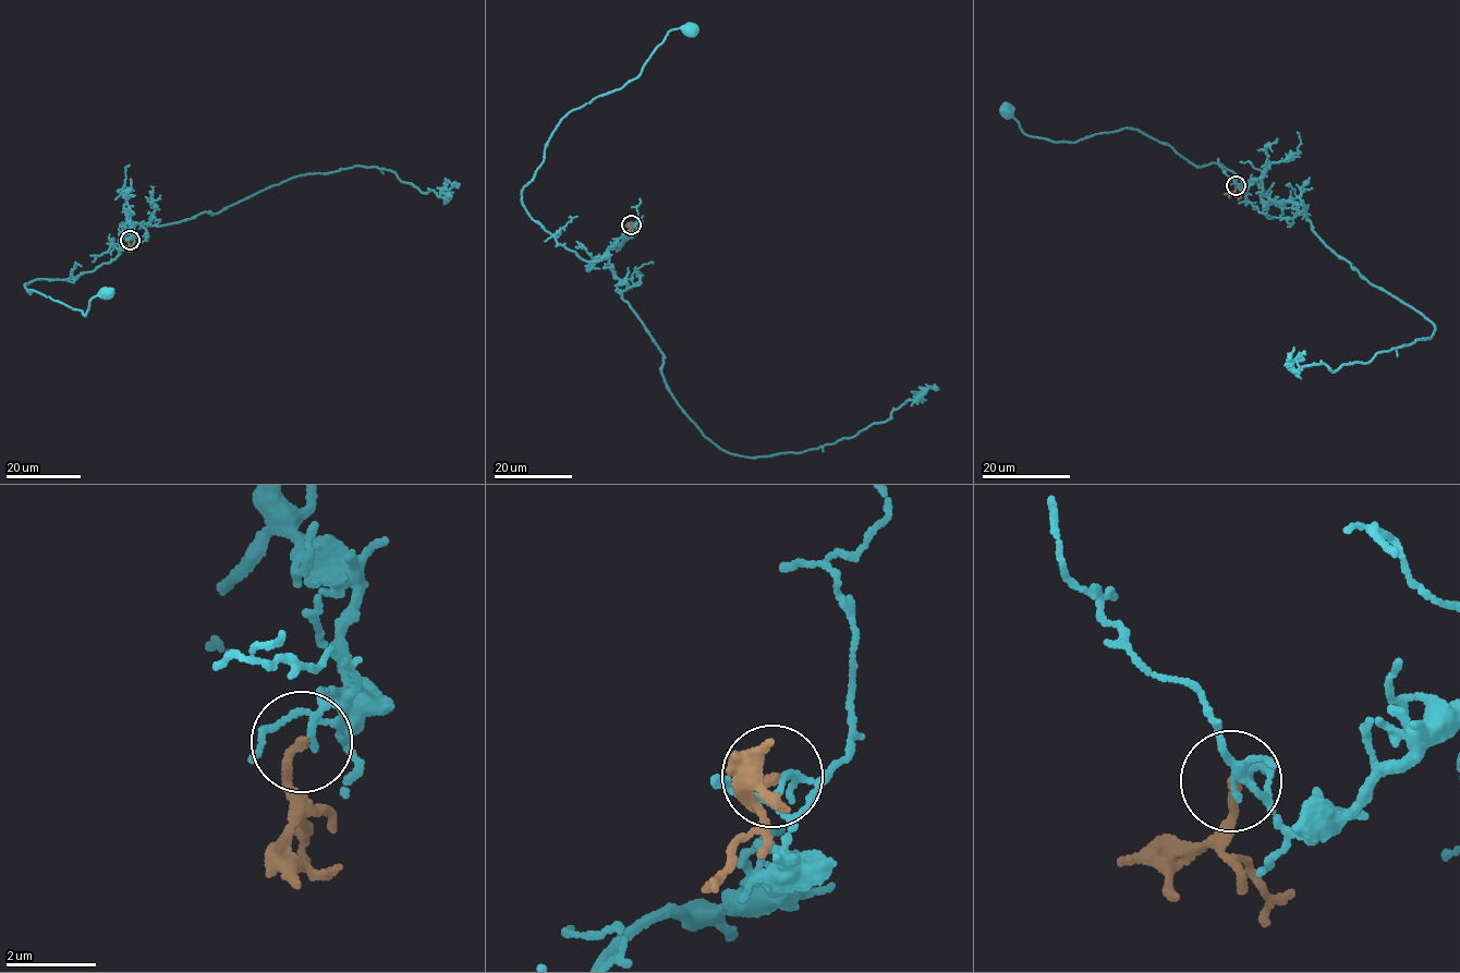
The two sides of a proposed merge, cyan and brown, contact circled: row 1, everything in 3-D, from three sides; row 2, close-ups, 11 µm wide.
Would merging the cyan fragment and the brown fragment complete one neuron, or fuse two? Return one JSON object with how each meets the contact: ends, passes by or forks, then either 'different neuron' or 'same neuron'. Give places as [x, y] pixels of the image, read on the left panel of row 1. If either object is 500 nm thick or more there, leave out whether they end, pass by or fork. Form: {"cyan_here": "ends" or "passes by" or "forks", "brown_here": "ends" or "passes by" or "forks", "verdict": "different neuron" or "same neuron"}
{"cyan_here": "passes by", "brown_here": "ends", "verdict": "different neuron"}

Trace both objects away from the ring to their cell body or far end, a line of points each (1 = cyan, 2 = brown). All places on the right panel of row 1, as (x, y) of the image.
1: (1236, 186), (1260, 178), (1267, 217), (1236, 173), (1194, 165), (1144, 133), (1051, 141), (1021, 130), (1007, 110)
2: (1235, 186), (1238, 201)

